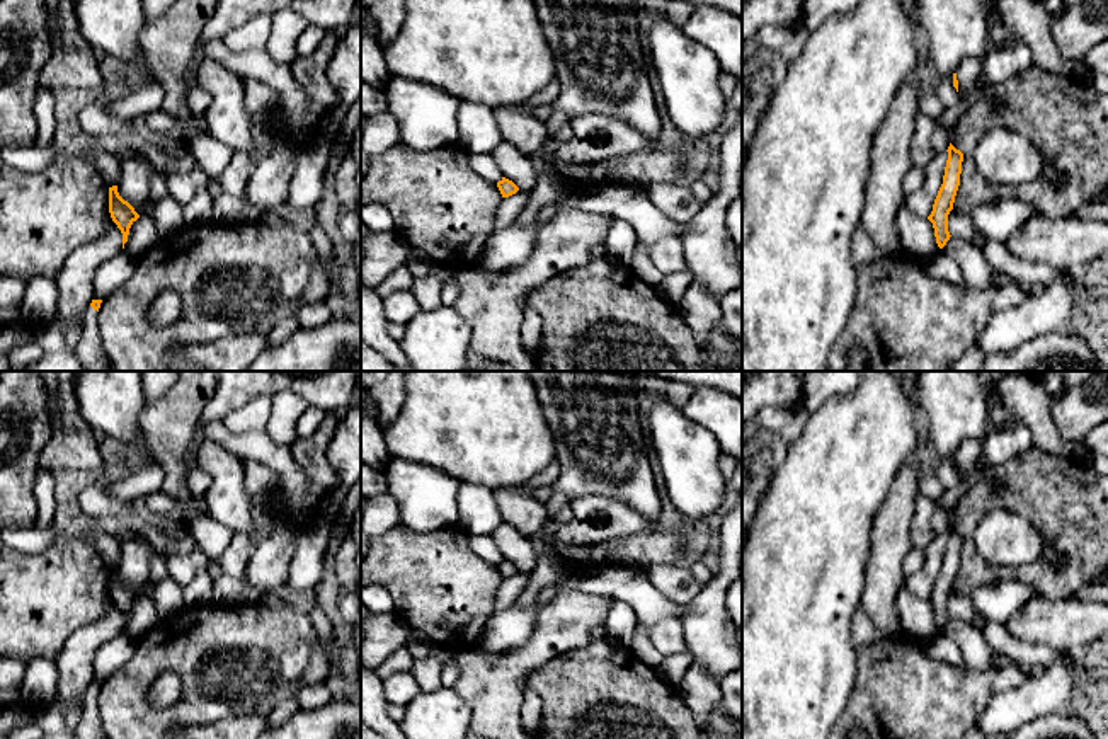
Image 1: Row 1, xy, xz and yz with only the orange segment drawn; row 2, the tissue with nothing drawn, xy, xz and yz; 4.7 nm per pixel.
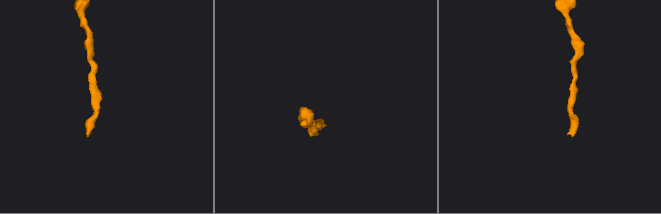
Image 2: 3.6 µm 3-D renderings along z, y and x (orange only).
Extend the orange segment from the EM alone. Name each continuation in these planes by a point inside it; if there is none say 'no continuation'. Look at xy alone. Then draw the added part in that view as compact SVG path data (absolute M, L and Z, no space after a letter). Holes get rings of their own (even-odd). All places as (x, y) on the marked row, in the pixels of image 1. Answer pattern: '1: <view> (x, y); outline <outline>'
1: xy (89, 349); outline M89 305L85 315L83 332L73 352L83 371L112 371L99 335L97 310Z

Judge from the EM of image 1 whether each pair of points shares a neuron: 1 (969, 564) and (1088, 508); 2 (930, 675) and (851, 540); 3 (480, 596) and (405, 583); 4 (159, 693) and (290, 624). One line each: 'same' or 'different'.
1: same
2: different
3: same
4: different

